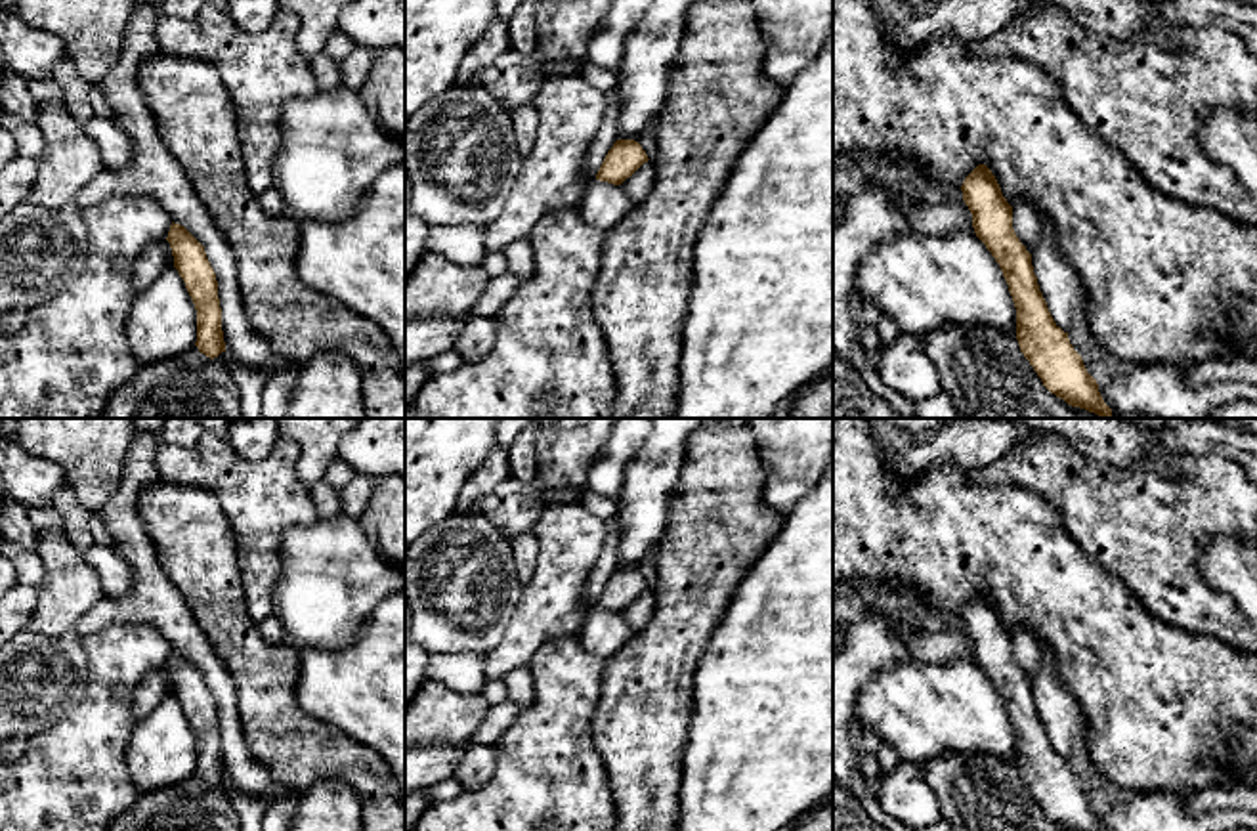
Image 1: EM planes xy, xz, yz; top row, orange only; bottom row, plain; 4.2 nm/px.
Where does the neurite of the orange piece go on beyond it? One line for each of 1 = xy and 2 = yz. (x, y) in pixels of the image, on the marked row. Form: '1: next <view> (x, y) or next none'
1: next none
2: next none

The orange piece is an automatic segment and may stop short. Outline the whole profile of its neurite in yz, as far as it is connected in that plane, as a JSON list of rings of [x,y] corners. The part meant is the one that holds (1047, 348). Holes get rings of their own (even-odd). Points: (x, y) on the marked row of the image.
[[[978,164],[961,185],[963,201],[972,214],[976,237],[986,245],[1009,285],[1016,308],[1016,340],[1043,386],[1072,407],[1110,418],[1097,380],[1087,373],[1081,355],[1053,319],[1039,290],[1032,254],[1012,229],[1012,206],[986,164]]]

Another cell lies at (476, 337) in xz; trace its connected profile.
[[[466,313],[460,332],[455,340],[455,350],[464,361],[479,361],[491,352],[495,338],[497,325],[493,317]]]

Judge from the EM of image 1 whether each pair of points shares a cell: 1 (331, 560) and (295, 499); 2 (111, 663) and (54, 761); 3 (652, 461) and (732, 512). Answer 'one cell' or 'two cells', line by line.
1: two cells
2: one cell
3: two cells

